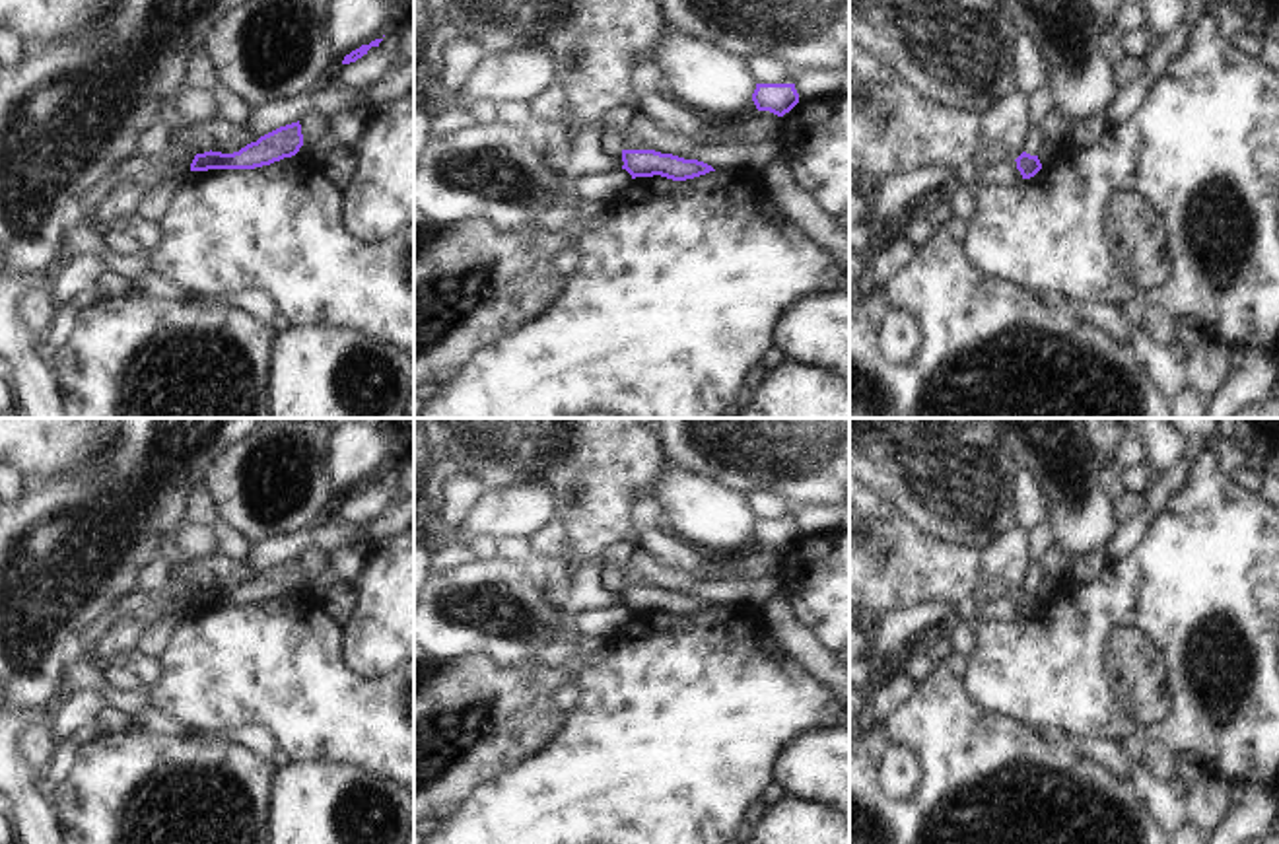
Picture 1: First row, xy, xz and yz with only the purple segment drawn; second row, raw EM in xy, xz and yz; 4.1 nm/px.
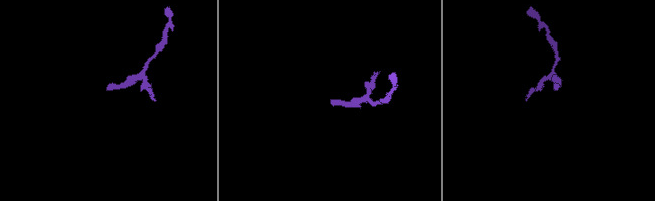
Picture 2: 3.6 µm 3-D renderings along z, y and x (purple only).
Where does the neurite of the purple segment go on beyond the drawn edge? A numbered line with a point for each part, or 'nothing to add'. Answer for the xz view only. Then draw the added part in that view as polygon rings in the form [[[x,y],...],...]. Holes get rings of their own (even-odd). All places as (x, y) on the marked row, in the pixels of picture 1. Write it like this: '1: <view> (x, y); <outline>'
nothing to add

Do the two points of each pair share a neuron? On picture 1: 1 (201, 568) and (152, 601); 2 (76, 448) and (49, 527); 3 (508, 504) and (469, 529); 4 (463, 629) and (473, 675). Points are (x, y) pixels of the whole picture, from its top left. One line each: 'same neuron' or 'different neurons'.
1: same neuron
2: different neurons
3: same neuron
4: different neurons

